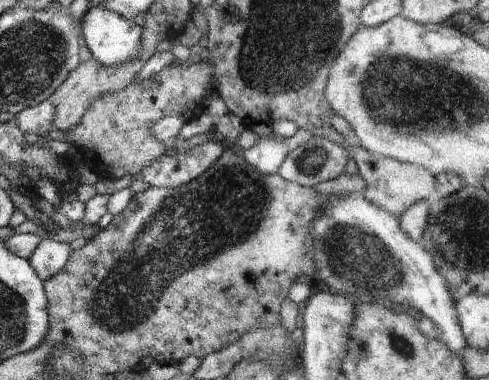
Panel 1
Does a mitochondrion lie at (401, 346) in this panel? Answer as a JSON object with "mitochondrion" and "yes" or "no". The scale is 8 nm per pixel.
{"mitochondrion":"yes"}

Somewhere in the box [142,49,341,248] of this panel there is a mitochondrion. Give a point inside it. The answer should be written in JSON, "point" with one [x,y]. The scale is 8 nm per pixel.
{"point":[310,164]}

